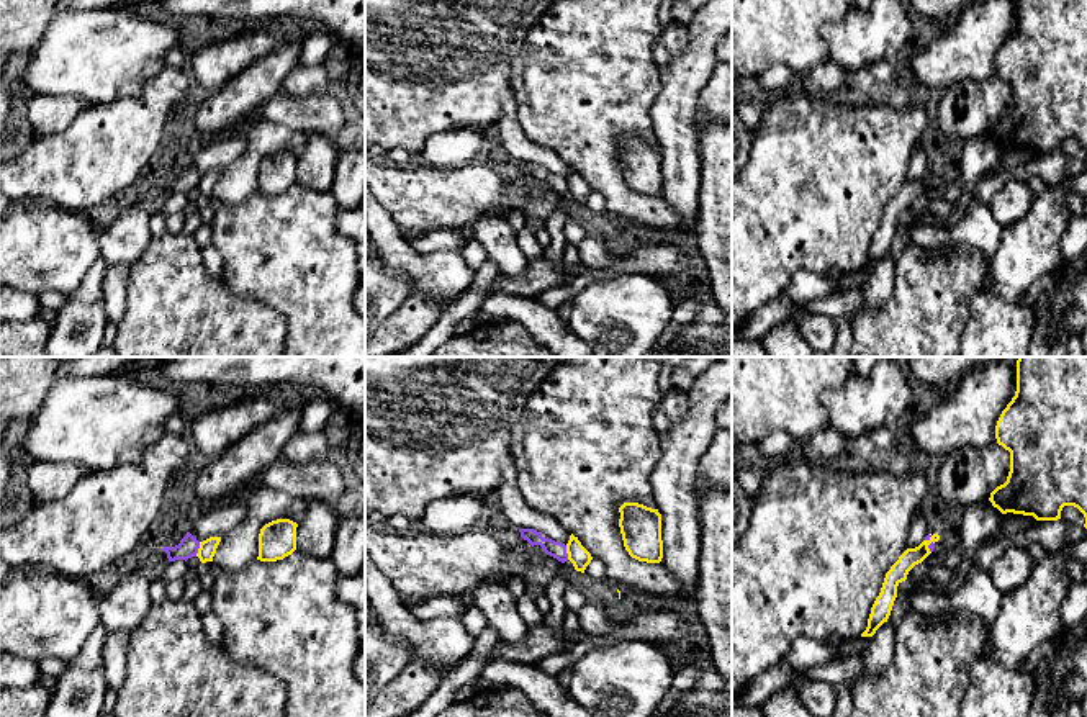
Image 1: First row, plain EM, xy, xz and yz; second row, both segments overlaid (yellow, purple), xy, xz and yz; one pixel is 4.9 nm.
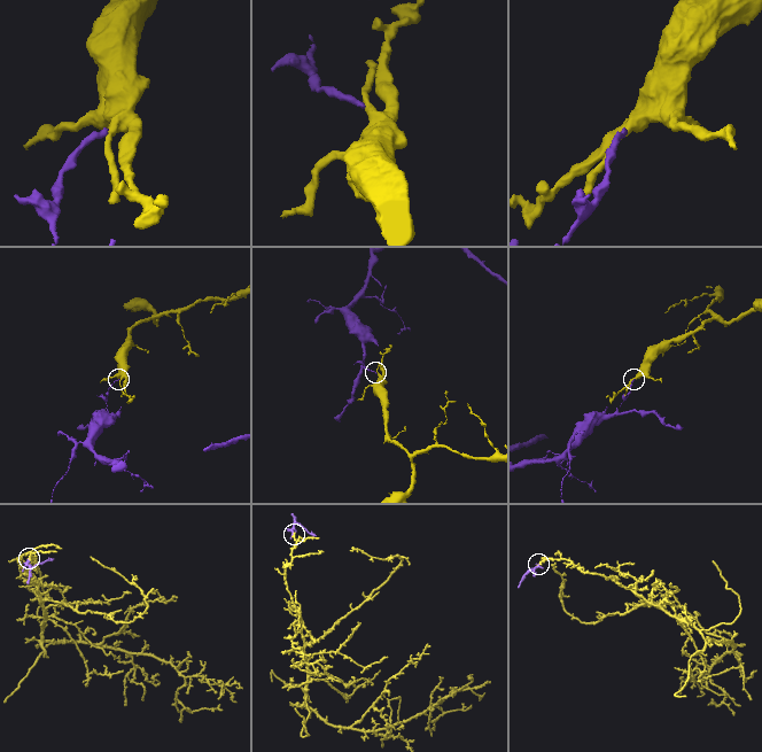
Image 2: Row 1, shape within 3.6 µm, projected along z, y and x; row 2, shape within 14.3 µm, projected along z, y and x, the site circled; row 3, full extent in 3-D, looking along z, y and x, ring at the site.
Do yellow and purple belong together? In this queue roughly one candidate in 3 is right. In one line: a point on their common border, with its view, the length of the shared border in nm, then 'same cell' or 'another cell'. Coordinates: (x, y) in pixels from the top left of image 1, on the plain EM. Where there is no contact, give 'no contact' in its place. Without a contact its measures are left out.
contact xy (198, 182); length 80 nm; another cell

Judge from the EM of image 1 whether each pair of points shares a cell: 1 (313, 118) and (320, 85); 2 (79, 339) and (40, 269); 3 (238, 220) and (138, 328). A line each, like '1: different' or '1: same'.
1: different
2: different
3: different

